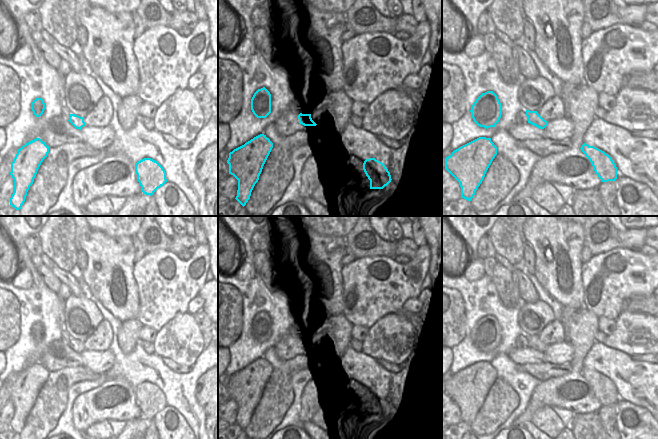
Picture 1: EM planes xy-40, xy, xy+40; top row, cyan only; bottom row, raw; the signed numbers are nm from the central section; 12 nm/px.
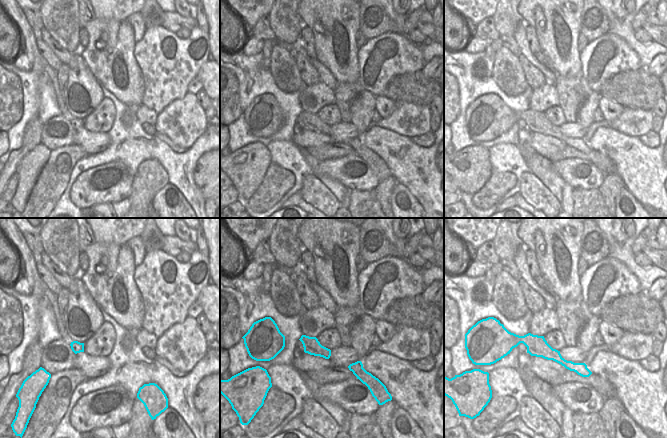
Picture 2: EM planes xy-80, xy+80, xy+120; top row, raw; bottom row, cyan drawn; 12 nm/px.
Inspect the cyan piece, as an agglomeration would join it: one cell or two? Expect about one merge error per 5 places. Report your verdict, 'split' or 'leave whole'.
split

